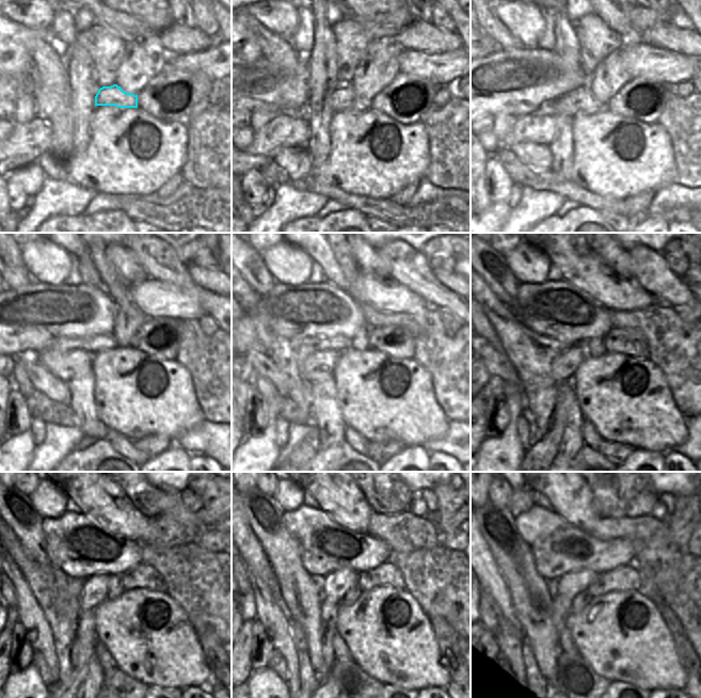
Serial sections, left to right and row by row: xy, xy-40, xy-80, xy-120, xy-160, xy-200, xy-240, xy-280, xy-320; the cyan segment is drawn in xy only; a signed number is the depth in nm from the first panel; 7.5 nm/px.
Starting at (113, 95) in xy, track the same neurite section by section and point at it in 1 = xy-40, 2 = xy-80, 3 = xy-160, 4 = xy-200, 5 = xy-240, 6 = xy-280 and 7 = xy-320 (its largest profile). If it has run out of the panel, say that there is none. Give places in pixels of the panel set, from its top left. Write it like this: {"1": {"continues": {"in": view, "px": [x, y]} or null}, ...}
{"1": {"continues": {"in": "xy-40", "px": [344, 97]}}, "2": {"continues": {"in": "xy-80", "px": [582, 99]}}, "3": {"continues": {"in": "xy-160", "px": [287, 353]}}, "4": {"continues": {"in": "xy-200", "px": [492, 283]}}, "5": {"continues": {"in": "xy-240", "px": [18, 524]}}, "6": {"continues": {"in": "xy-280", "px": [299, 595]}}, "7": {"continues": {"in": "xy-320", "px": [532, 601]}}}

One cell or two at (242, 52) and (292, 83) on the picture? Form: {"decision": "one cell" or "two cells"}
{"decision": "two cells"}

